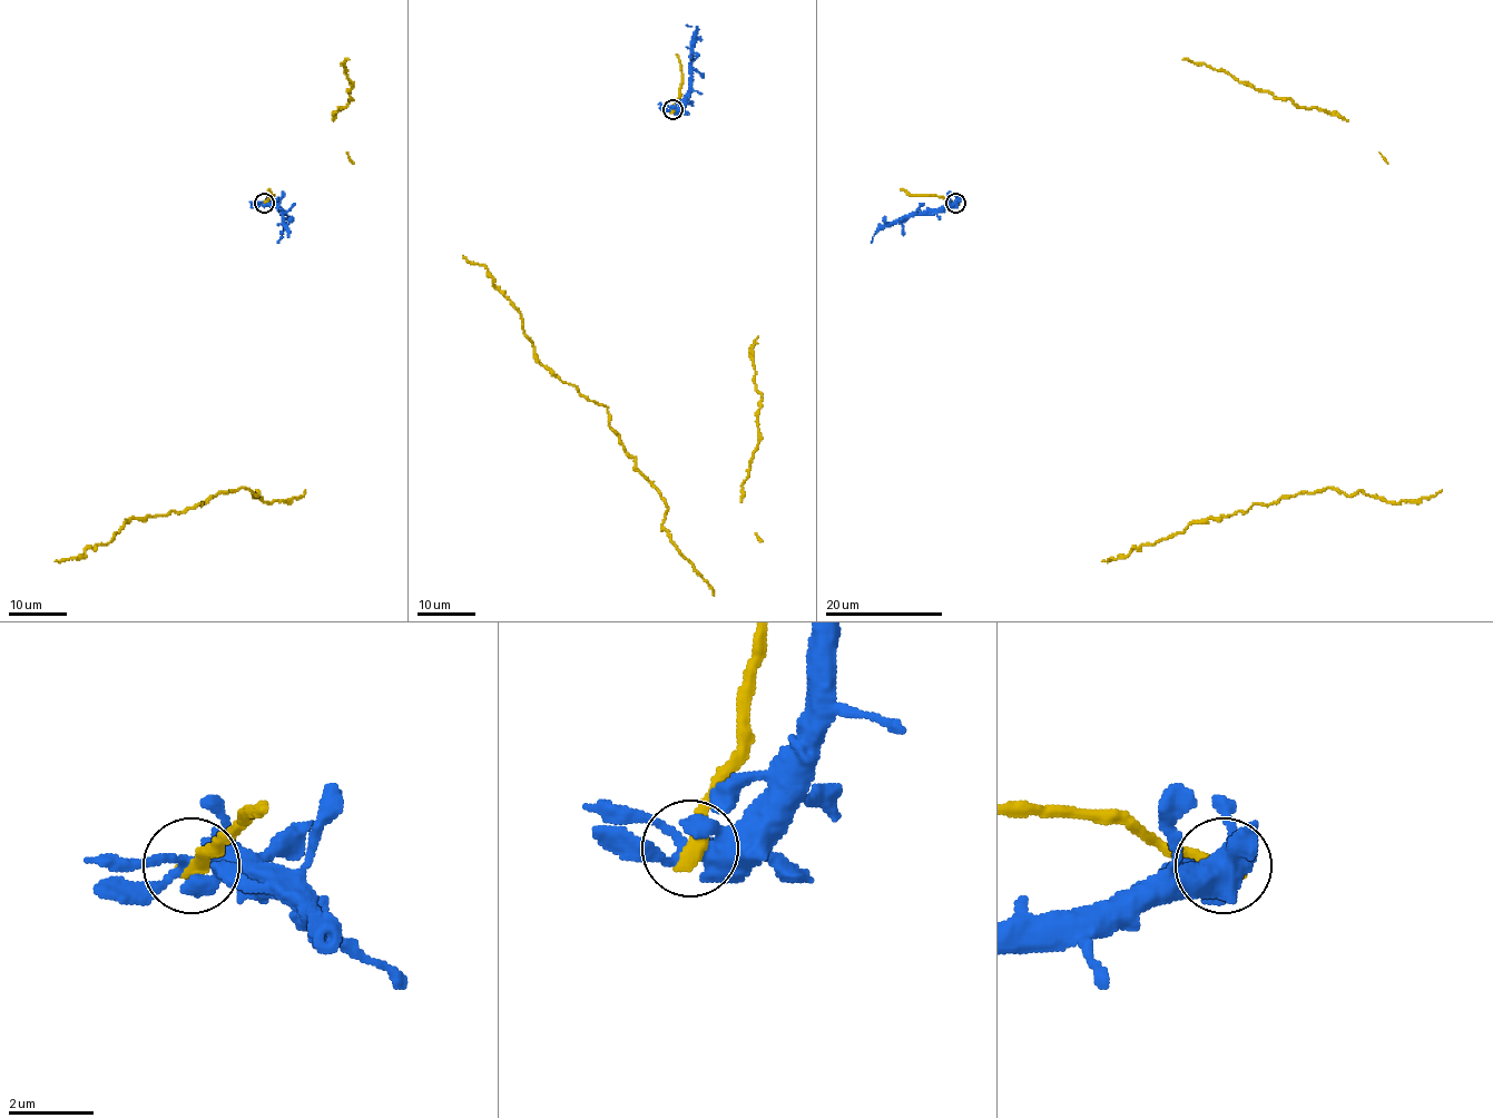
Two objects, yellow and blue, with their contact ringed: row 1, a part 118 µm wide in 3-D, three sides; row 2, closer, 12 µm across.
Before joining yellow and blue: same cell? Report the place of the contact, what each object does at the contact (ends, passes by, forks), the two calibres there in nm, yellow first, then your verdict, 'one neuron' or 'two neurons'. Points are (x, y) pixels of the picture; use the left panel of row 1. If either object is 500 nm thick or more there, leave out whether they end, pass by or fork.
at (264, 203); yellow ends there; blue forks there; 440 nm thick on the yellow side, 300 nm on the other; two neurons

